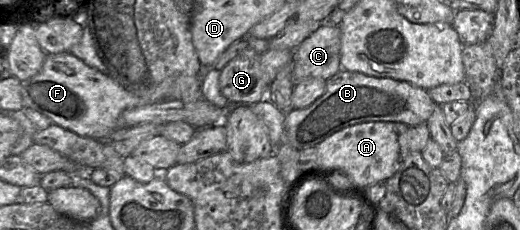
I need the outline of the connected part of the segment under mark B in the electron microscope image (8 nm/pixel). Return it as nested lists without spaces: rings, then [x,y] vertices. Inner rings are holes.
[[[341,68],[326,81],[322,96],[310,106],[293,109],[285,115],[282,143],[288,143],[298,150],[315,147],[336,131],[369,121],[402,122],[415,126],[426,123],[436,106],[424,88],[406,81],[368,76]]]

